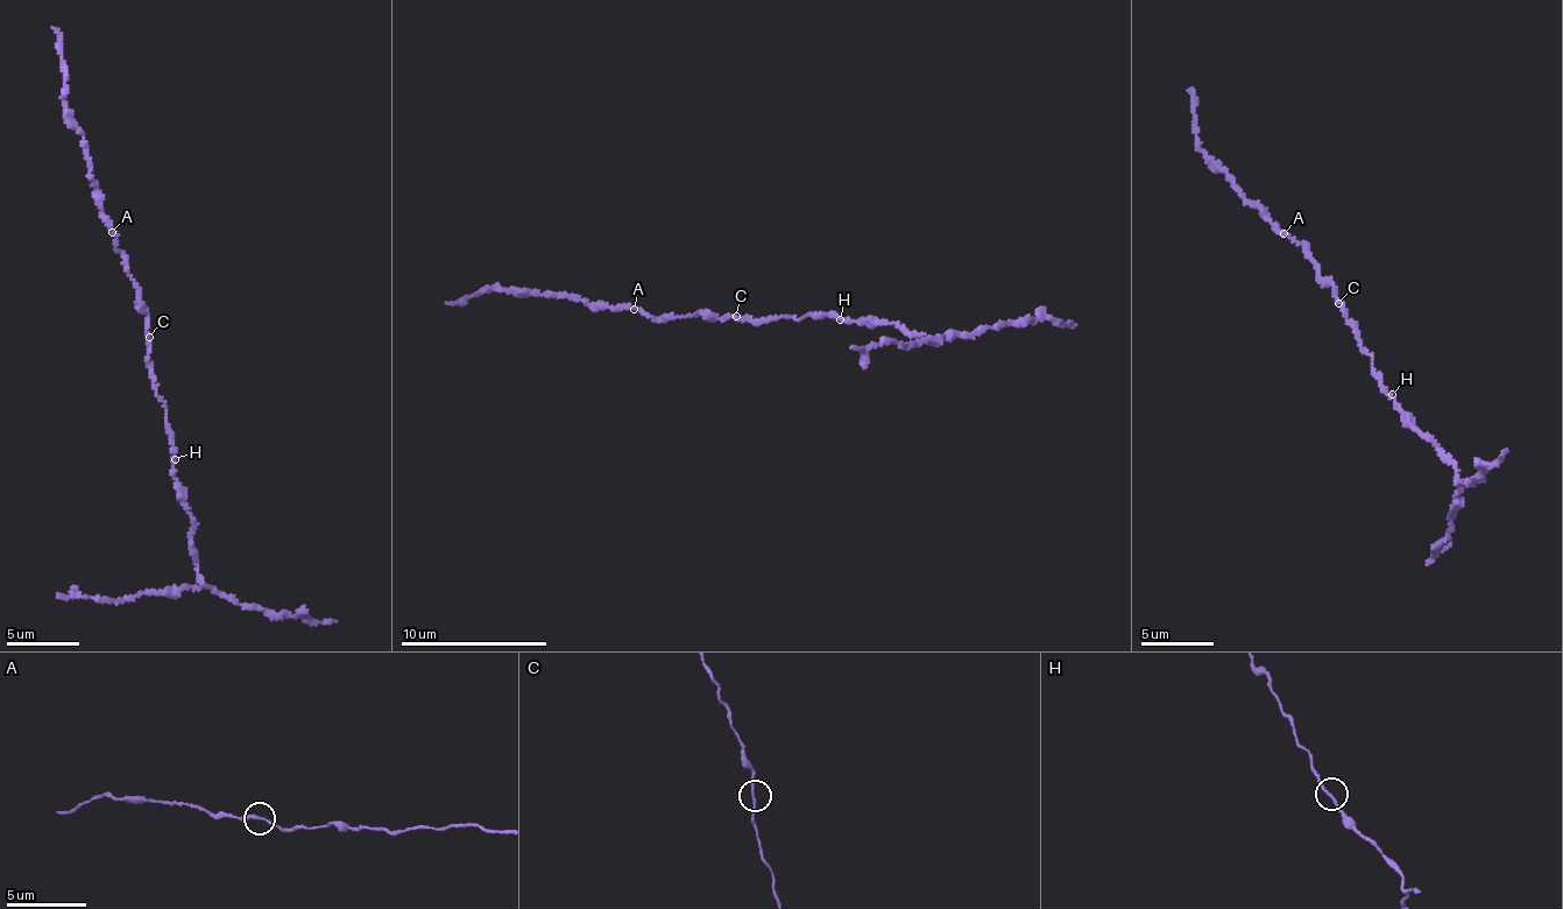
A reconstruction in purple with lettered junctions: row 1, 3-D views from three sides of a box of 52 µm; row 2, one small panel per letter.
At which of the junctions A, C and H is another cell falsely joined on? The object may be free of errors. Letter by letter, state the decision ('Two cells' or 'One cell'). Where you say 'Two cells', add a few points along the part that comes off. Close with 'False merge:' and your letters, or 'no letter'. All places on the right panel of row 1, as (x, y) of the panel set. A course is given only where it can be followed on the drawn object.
A: One cell
C: One cell
H: One cell
False merge: no letter

